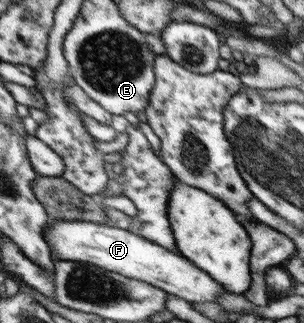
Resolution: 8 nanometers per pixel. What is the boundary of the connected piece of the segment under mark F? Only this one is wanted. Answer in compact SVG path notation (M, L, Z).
M58 220L46 224L42 236L59 260L93 264L107 271L144 281L191 303L216 302L219 294L229 292L181 253L173 253L128 229L90 221Z

